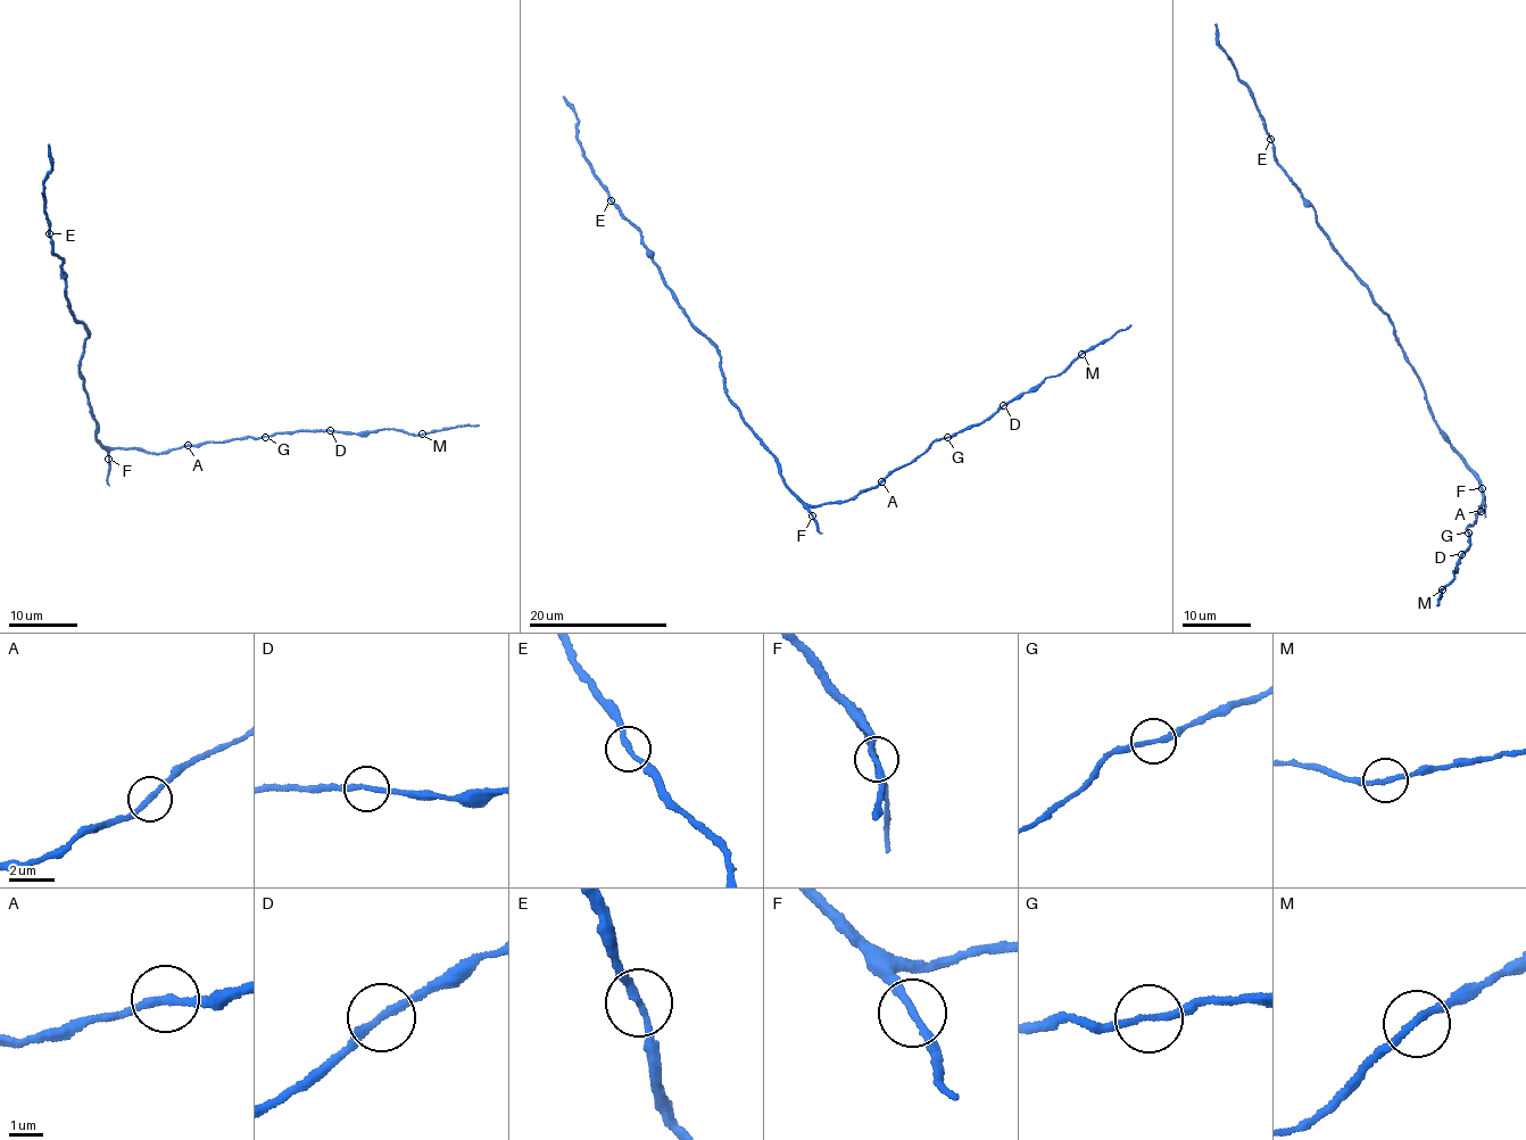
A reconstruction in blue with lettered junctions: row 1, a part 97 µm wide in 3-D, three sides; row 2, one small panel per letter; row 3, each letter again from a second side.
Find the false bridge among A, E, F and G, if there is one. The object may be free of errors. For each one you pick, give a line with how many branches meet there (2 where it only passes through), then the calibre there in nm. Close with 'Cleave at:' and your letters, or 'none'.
Cleave at: none

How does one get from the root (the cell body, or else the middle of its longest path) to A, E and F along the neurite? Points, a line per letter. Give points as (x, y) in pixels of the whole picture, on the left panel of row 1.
A: (89, 406), (98, 429), (94, 439), (108, 447), (139, 446), (148, 453), (159, 453), (188, 445)
E: (89, 406), (80, 370), (83, 343), (90, 331), (69, 308), (64, 259), (52, 252), (49, 233)
F: (89, 406), (98, 429), (96, 442), (107, 451), (108, 459)

